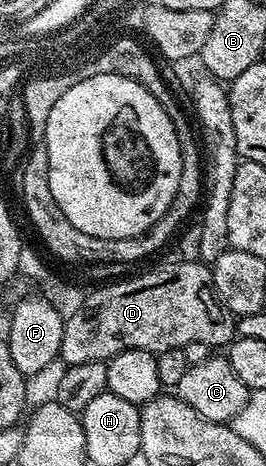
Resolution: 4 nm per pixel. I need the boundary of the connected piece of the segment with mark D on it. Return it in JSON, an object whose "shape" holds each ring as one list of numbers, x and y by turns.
{"shape":[[187,259,187,269,179,269,179,273,175,273,175,281,167,281,167,285,155,285,155,289,143,289,143,293,131,293,131,289,112,289,110,284,100,284,93,289,76,308,79,310,63,322,58,360,63,361,64,366,93,361,108,362,126,349,140,349,158,355,170,349,182,349,189,343,227,347,237,336,236,314,223,304,215,287,212,266,198,259]]}

